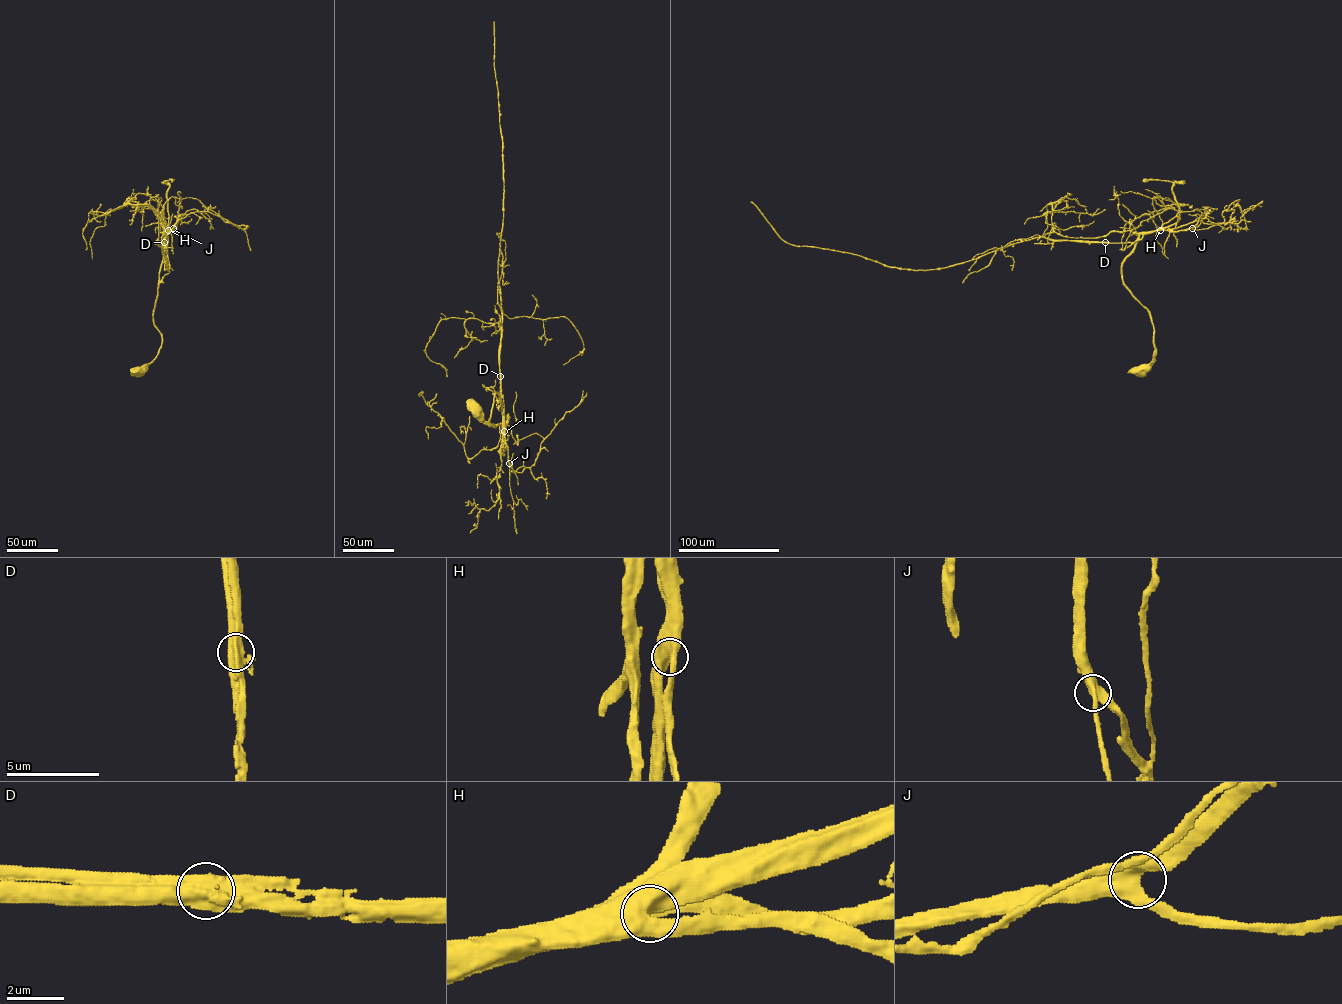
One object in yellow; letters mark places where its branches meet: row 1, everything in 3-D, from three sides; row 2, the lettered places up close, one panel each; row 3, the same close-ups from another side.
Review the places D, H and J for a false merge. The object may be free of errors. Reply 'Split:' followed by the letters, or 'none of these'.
Split: D

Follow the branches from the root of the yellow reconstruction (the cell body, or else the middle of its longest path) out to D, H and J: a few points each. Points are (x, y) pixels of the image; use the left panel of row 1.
D: (147, 368), (158, 354), (162, 341), (154, 324), (153, 310), (164, 242)
H: (147, 368), (158, 354), (162, 341), (154, 324), (153, 310), (168, 230)
J: (147, 368), (162, 342), (162, 334), (154, 324), (153, 310), (166, 235), (173, 228)

